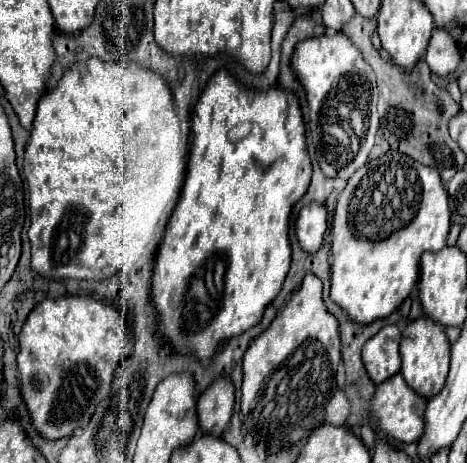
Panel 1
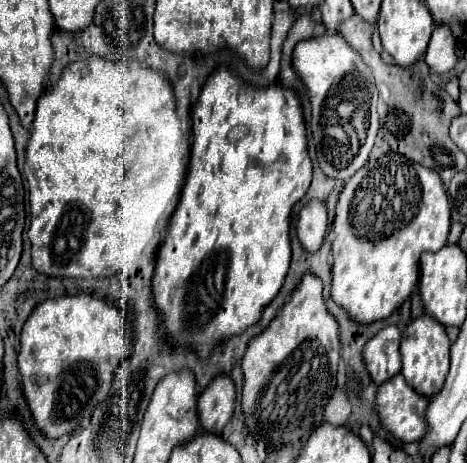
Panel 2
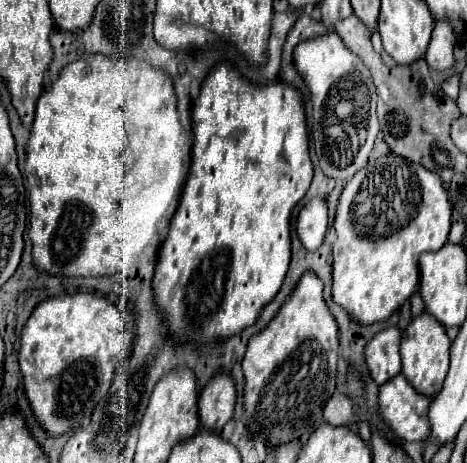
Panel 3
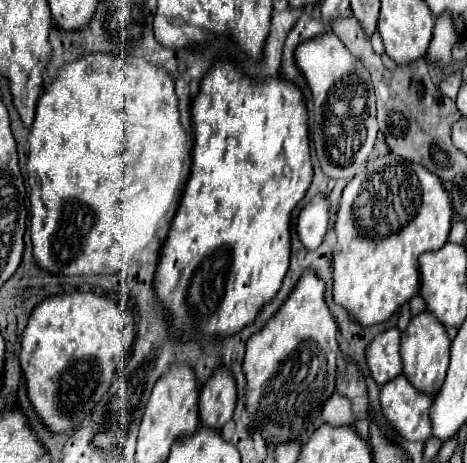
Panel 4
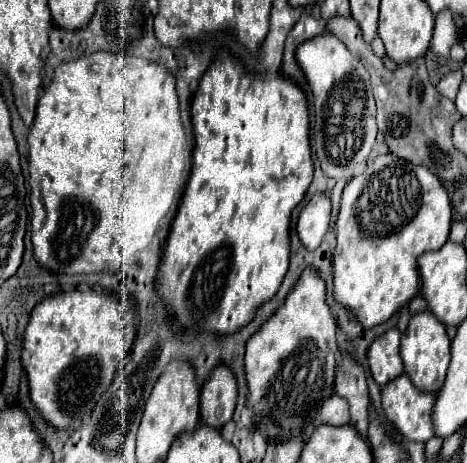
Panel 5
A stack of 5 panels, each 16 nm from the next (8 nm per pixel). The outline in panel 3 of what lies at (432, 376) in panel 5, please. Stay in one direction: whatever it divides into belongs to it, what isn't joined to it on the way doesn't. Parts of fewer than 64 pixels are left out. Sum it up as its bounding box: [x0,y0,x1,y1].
[400,312,450,396]

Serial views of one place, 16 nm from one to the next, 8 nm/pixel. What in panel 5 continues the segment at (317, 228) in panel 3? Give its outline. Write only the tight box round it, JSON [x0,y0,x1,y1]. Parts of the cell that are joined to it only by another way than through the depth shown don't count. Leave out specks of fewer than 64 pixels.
[296,192,332,250]

